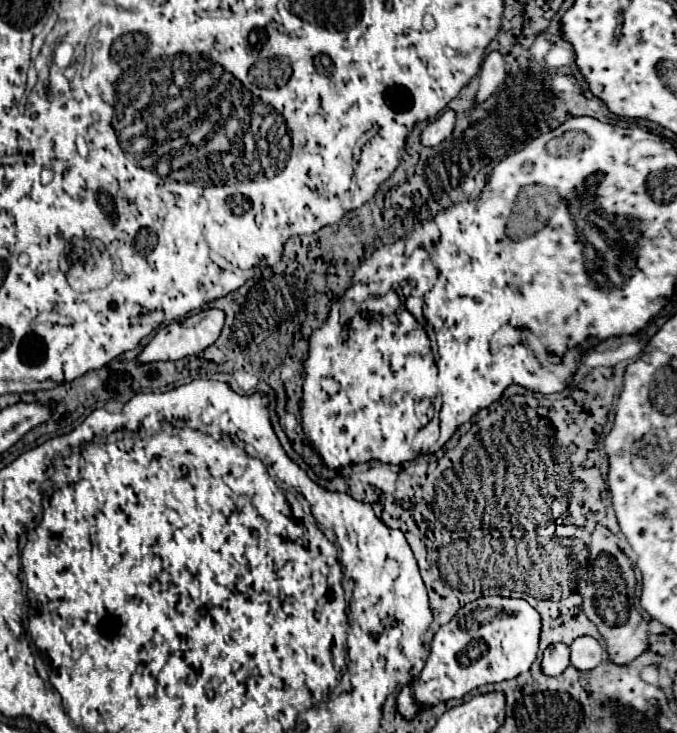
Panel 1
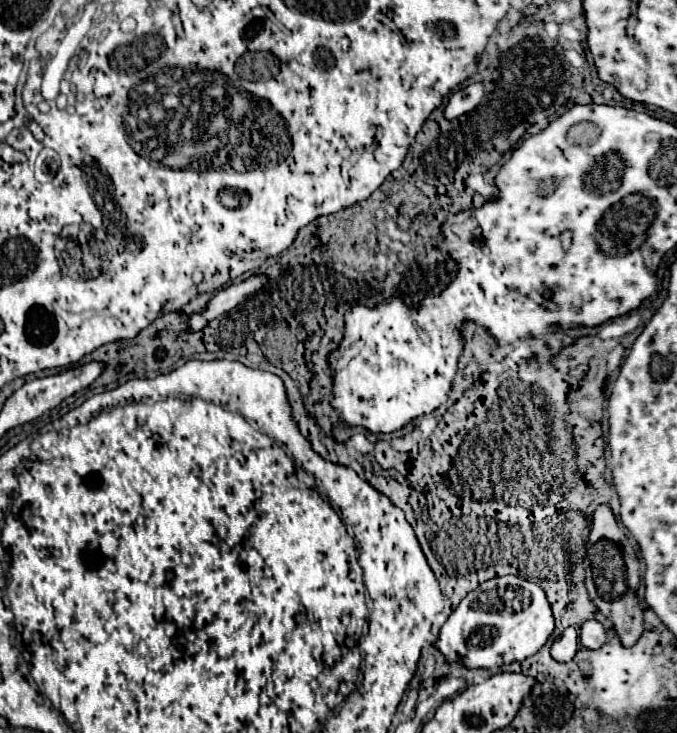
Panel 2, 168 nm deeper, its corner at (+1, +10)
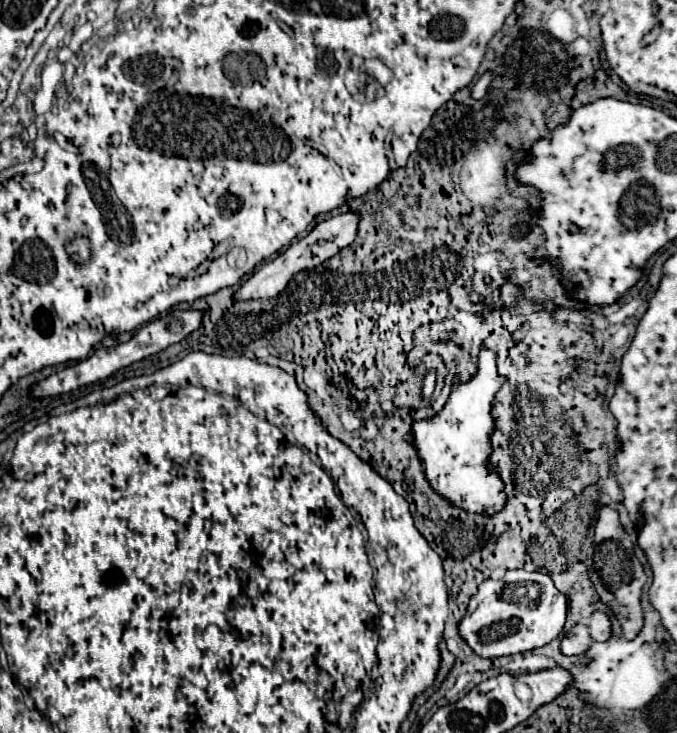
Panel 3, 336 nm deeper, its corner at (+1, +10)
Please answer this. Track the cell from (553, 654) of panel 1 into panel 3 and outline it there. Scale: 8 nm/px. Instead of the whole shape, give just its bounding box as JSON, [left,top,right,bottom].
[561,624,593,656]

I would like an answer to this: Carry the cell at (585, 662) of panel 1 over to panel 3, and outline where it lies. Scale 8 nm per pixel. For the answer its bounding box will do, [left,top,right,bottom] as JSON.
[589,612,611,642]

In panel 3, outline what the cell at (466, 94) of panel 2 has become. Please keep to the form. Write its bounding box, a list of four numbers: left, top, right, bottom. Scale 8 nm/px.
[471,70,495,100]

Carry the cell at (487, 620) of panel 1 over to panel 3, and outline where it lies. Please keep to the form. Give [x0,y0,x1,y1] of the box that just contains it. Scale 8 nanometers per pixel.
[459,570,567,658]

